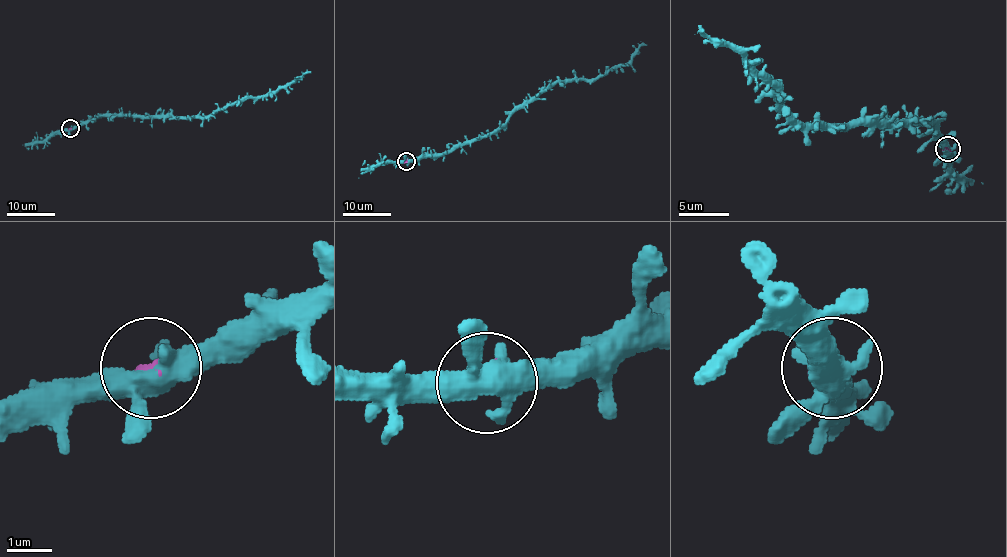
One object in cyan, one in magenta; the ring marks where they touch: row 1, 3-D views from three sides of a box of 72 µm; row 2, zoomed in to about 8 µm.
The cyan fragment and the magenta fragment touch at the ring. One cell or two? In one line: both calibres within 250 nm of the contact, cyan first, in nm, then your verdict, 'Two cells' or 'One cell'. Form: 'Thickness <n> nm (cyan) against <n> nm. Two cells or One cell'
Thickness 480 nm (cyan) against 110 nm. Two cells

